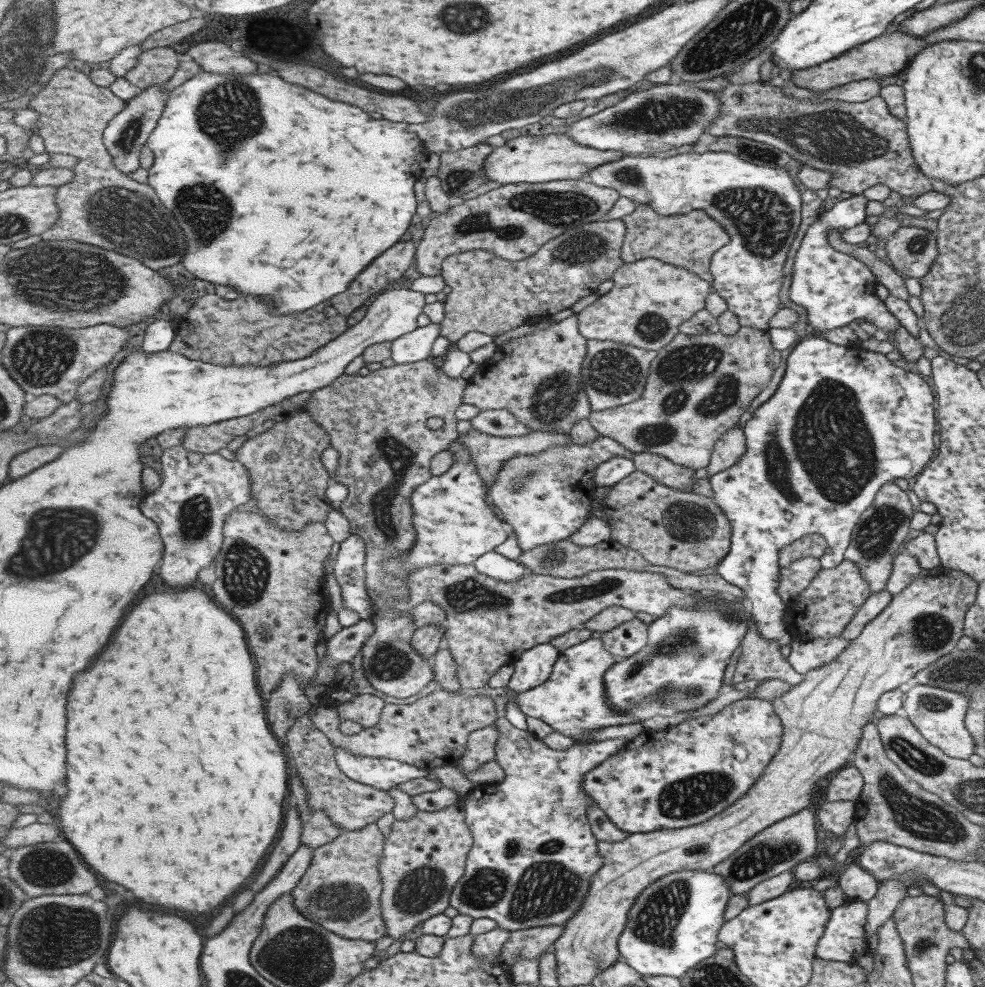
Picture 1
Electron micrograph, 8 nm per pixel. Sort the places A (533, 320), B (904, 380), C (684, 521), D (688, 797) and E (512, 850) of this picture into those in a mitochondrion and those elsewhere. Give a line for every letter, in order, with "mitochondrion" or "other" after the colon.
A: other
B: other
C: mitochondrion
D: mitochondrion
E: mitochondrion

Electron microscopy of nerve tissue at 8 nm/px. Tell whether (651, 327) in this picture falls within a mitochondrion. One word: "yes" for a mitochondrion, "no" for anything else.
yes

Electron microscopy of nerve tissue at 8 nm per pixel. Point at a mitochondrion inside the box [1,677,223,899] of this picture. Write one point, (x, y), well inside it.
(44, 866)

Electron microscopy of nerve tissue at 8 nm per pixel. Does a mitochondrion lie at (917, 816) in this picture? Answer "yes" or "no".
yes

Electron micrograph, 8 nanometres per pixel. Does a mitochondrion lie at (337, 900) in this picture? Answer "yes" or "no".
yes

